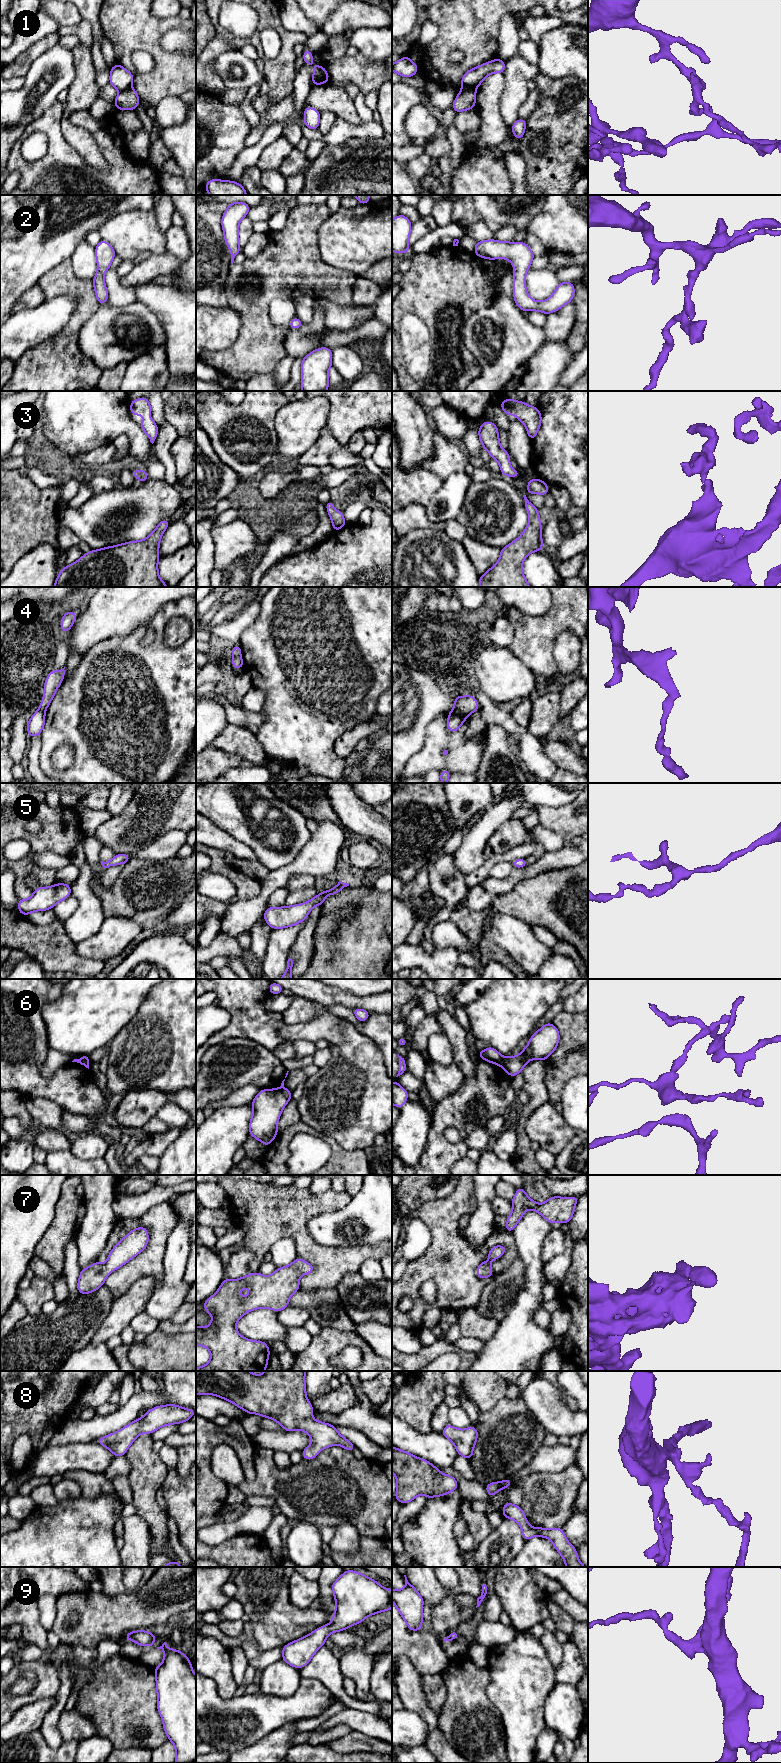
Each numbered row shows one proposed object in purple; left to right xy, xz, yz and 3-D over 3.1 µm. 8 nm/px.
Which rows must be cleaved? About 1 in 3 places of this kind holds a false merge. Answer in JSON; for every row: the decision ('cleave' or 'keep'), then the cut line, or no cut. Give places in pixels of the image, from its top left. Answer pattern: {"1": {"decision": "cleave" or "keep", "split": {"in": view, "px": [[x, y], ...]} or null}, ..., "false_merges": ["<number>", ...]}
{"1": {"decision": "cleave", "split": {"in": "yz", "px": [[462, 88], [472, 88], [474, 90]]}}, "2": {"decision": "keep", "split": null}, "3": {"decision": "keep", "split": null}, "4": {"decision": "keep", "split": null}, "5": {"decision": "keep", "split": null}, "6": {"decision": "cleave", "split": {"in": "yz", "px": [[503, 1057], [500, 1064]]}}, "7": {"decision": "keep", "split": null}, "8": {"decision": "keep", "split": null}, "9": {"decision": "keep", "split": null}, "false_merges": ["1", "6"]}

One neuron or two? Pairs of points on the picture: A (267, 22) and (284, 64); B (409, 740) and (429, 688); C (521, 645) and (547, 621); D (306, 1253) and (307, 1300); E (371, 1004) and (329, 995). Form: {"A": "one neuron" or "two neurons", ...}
{"A": "one neuron", "B": "one neuron", "C": "one neuron", "D": "two neurons", "E": "one neuron"}

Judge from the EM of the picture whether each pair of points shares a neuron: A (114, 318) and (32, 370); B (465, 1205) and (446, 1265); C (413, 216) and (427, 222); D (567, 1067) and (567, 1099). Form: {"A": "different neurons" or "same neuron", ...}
{"A": "different neurons", "B": "same neuron", "C": "different neurons", "D": "different neurons"}

